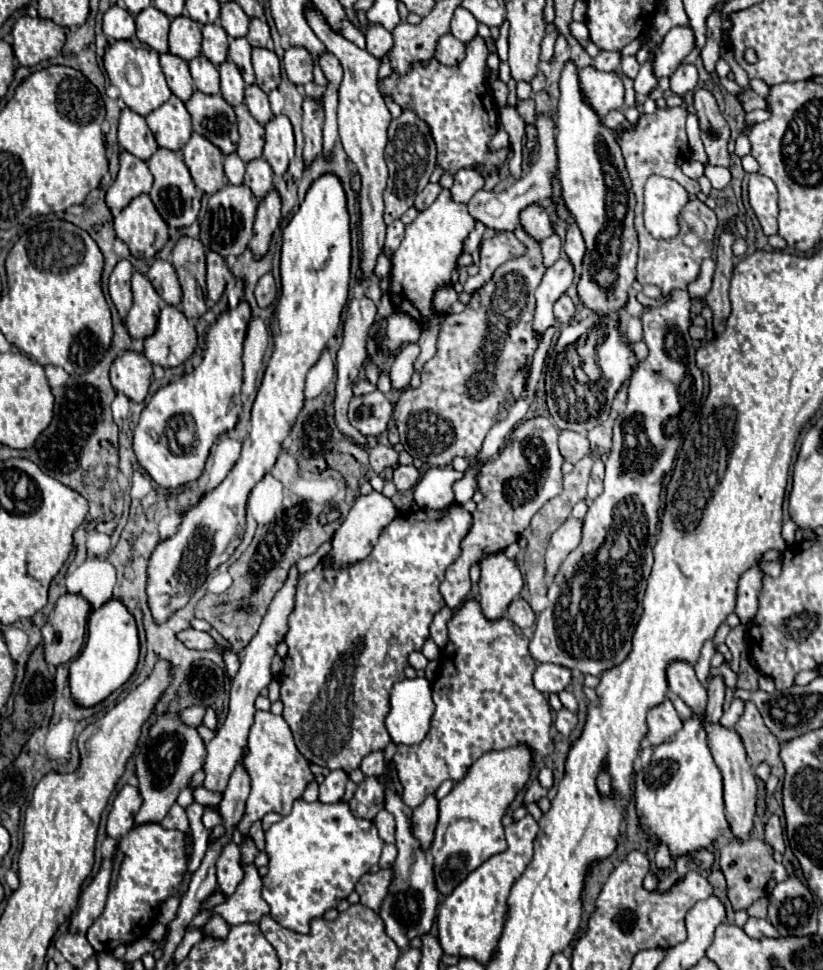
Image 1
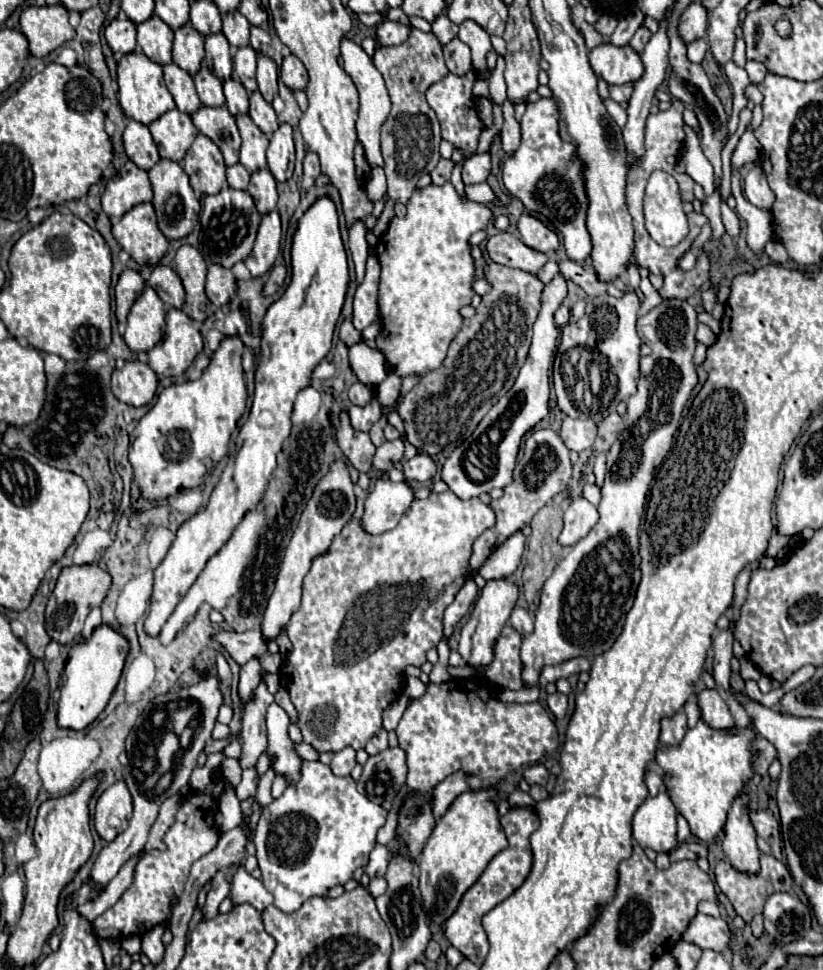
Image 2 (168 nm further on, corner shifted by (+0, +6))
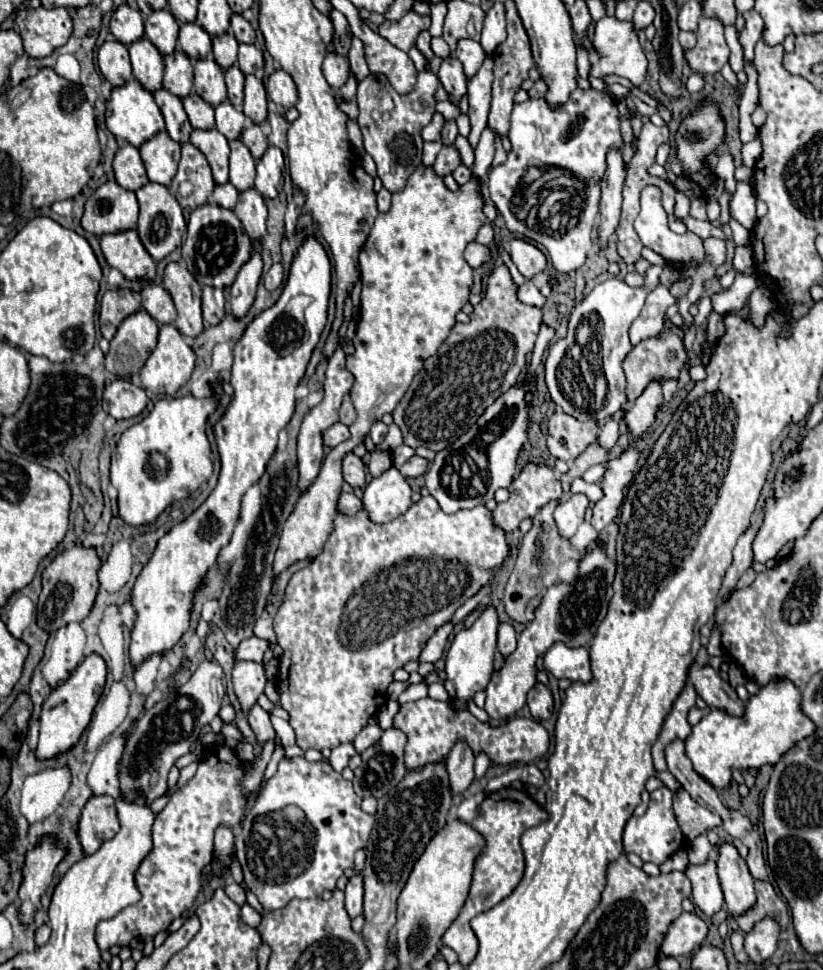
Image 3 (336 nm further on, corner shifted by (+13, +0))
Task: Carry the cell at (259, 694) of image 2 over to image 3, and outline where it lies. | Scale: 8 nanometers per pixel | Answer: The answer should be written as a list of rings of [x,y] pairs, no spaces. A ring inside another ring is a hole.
[[[237,662],[235,664],[233,690],[239,698],[245,718],[249,718],[251,708],[257,704],[257,698],[263,694],[265,684],[267,684],[267,676],[265,676],[263,664],[255,664],[255,662]]]

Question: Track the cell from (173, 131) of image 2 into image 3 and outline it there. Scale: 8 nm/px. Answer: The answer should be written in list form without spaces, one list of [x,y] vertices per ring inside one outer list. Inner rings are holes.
[[[161,130],[151,140],[147,140],[139,150],[149,180],[169,186],[177,172],[181,144],[175,144],[175,140],[171,140],[171,136],[167,136],[167,132]]]

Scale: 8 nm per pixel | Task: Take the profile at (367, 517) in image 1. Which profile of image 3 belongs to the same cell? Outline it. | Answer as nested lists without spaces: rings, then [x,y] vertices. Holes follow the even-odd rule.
[[[397,468],[373,478],[363,492],[363,510],[377,524],[391,522],[411,506],[411,488]]]

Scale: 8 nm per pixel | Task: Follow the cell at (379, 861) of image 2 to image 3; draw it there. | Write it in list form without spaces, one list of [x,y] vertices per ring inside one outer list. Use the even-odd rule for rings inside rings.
[[[357,872],[349,878],[345,888],[345,908],[351,918],[363,912],[363,872]]]

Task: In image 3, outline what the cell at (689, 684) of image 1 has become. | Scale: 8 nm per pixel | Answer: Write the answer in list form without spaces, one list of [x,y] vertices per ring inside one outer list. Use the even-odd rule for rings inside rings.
[[[729,842],[719,844],[717,874],[725,894],[725,908],[731,916],[739,916],[755,904],[755,880],[751,872],[747,872],[747,864],[739,856],[737,848]]]

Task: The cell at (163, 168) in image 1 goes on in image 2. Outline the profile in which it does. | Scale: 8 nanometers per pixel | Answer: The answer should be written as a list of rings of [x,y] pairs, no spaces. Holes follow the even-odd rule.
[[[160,160],[148,174],[150,174],[152,192],[154,192],[152,206],[156,210],[160,232],[168,240],[186,238],[194,230],[194,226],[198,224],[198,214],[200,214],[200,202],[194,196],[194,190],[188,182],[188,176],[184,174],[184,170],[180,168],[178,162],[168,162],[168,160]]]

